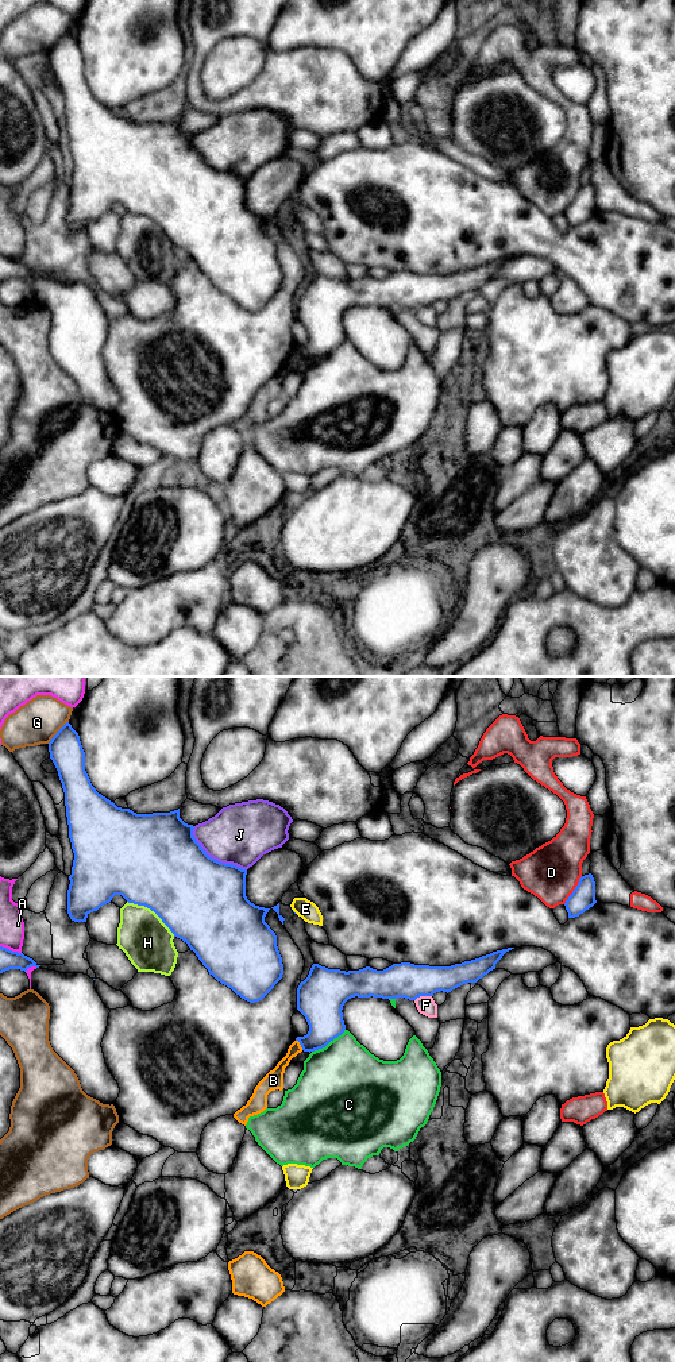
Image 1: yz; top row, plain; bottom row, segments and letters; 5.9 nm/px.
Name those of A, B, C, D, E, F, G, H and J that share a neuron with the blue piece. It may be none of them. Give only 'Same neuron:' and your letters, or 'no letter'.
Same neuron: no letter

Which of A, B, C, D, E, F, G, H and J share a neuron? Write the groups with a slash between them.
A D / B / C / E / F / G / H / J

